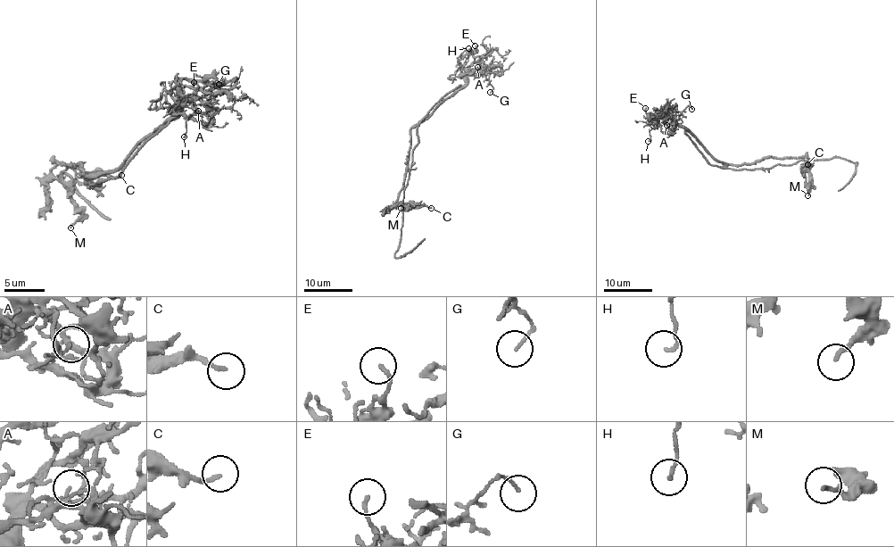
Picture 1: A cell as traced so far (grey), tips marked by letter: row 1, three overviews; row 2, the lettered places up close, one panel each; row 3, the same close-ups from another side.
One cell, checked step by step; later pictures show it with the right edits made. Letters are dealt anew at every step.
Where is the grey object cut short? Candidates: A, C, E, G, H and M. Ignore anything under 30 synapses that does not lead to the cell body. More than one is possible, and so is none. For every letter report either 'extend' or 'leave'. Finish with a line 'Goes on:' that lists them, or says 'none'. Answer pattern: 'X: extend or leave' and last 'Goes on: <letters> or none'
A: leave
C: leave
E: leave
G: leave
H: leave
M: leave
Goes on: none

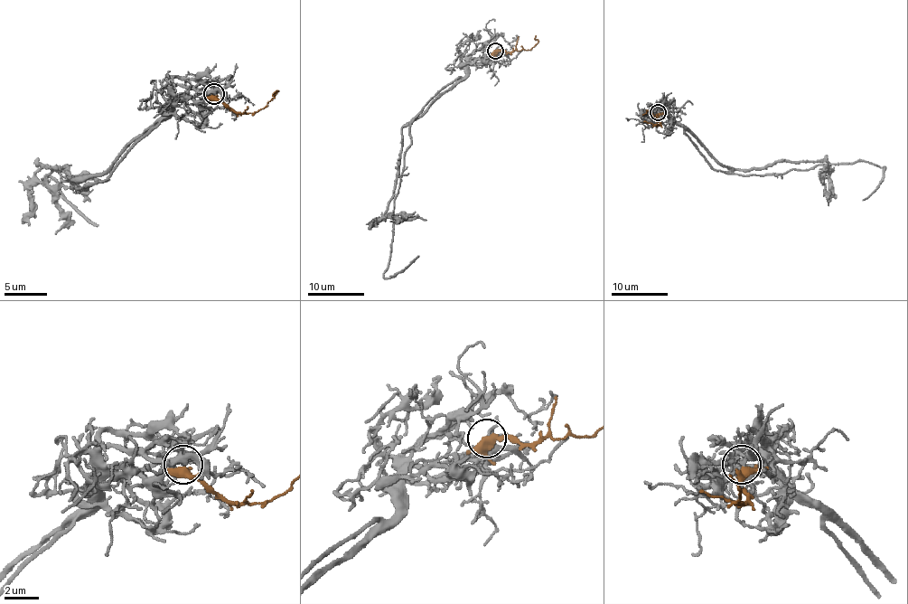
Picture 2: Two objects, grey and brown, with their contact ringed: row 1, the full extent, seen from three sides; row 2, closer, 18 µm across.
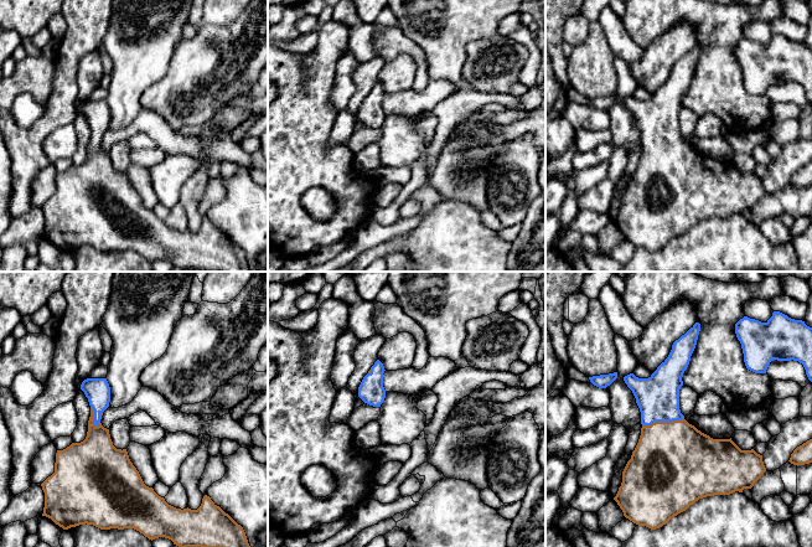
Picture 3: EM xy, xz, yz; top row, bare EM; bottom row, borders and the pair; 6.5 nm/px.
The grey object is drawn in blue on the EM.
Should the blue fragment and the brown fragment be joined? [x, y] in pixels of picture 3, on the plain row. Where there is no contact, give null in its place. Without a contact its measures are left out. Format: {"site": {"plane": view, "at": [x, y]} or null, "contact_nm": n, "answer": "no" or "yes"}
{"site": {"plane": "yz", "at": [662, 143]}, "contact_nm": 280, "answer": "yes"}

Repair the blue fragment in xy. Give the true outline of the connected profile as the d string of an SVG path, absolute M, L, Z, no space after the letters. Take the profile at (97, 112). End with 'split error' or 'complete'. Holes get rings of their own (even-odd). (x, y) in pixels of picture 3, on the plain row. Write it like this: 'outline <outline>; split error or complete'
outline M87 100L81 112L90 128L87 159L81 165L72 165L66 171L57 172L55 195L41 206L45 215L42 238L51 241L63 252L87 246L100 252L134 251L151 263L165 259L181 270L253 272L243 249L210 218L203 218L197 232L181 232L169 227L152 210L146 208L130 184L126 171L117 171L109 151L100 145L110 124L107 100Z; split error

